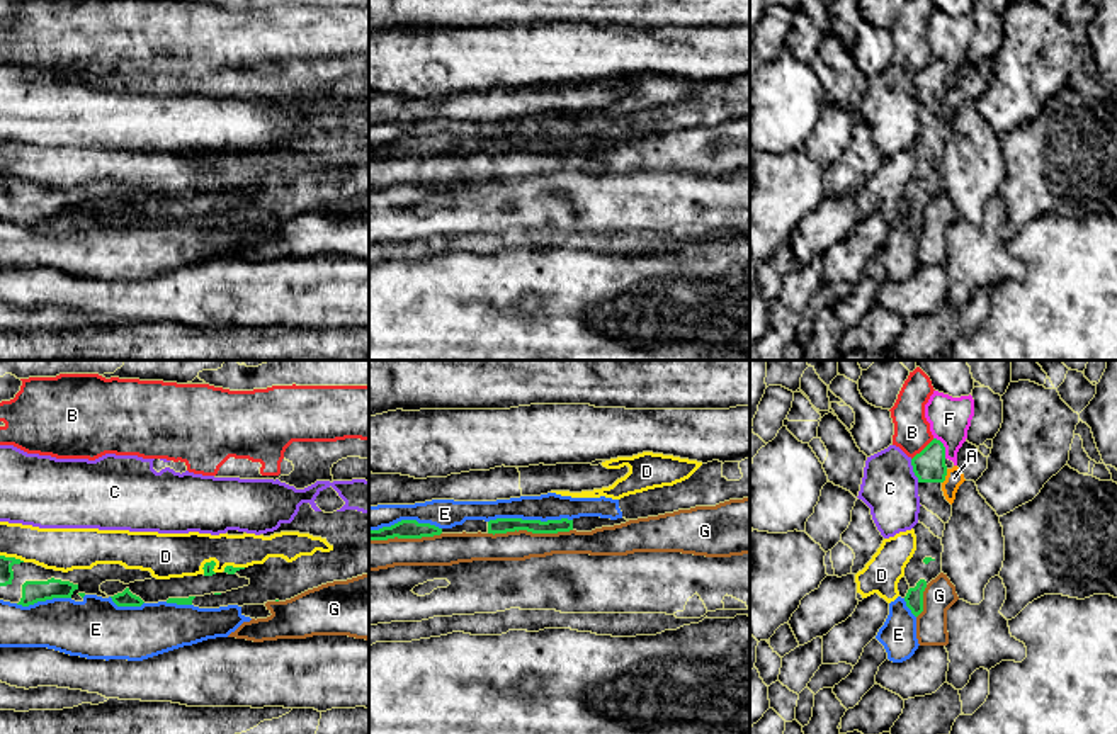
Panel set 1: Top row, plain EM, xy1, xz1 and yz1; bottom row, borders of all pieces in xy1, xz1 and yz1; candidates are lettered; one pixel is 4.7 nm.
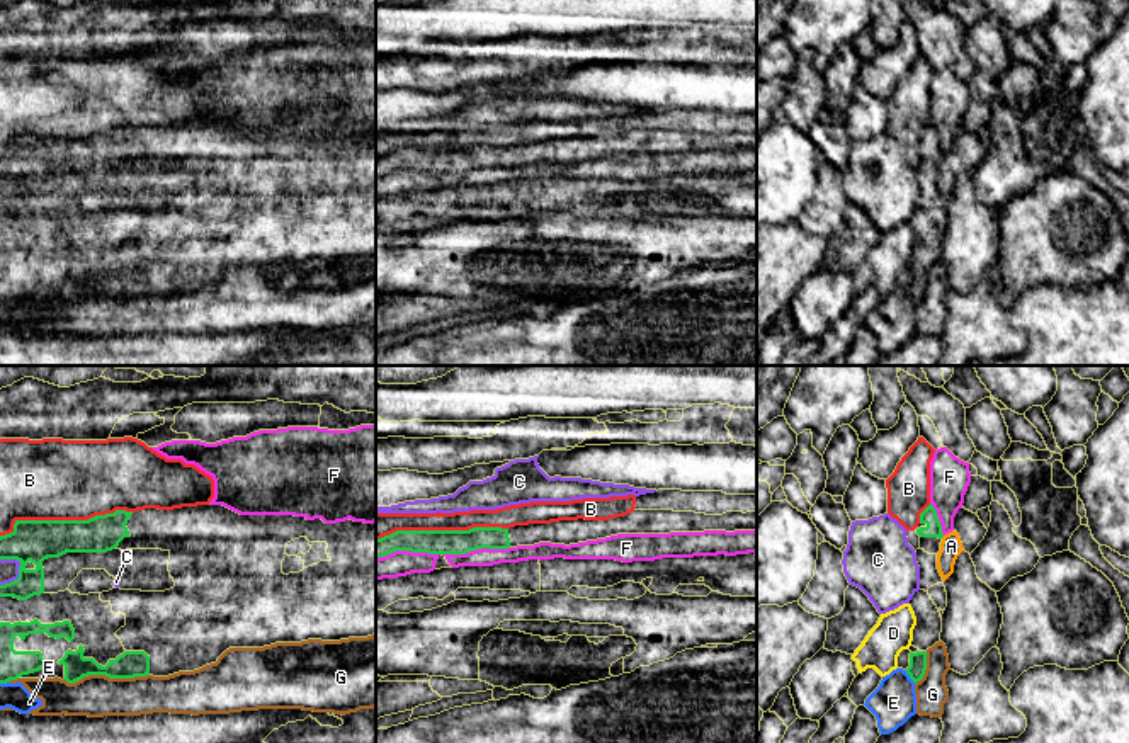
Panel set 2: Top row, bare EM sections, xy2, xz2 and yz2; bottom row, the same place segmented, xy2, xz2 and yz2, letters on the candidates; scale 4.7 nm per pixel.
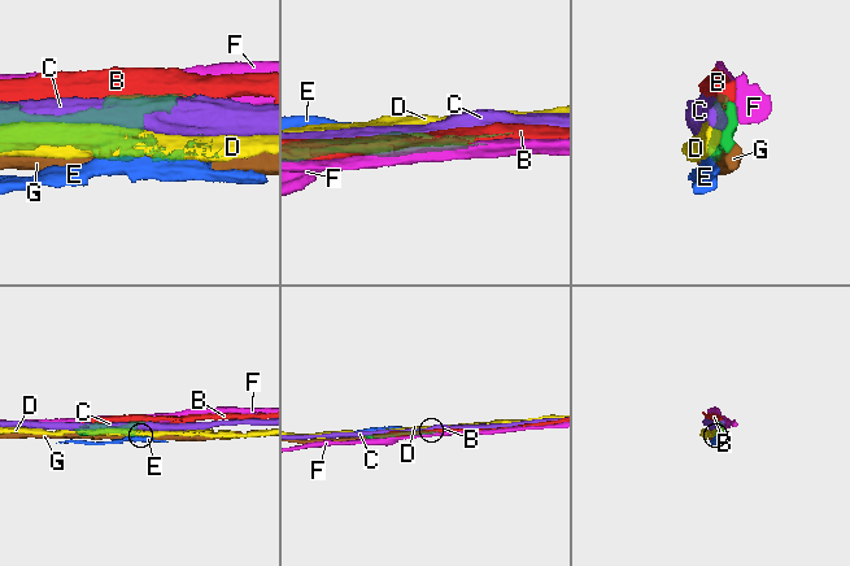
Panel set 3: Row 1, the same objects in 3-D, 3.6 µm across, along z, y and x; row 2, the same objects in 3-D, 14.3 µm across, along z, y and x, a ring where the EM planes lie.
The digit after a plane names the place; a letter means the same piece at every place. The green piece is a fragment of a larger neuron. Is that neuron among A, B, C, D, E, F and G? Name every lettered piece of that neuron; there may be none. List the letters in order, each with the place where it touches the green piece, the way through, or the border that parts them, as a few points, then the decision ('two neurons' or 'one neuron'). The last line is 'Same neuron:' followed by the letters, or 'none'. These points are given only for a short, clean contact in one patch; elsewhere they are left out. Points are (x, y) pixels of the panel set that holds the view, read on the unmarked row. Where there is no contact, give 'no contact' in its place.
A: contact yz1 (946, 94); two neurons
B: contact xy2 (65, 140); two neurons
C: contact yz1 (913, 90); two neurons
D: contact xy1 (204, 184); two neurons
E: contact xz1 (529, 140); two neurons
F: contact xz2 (475, 169); two neurons
G: contact xy2 (106, 294); two neurons
Same neuron: none

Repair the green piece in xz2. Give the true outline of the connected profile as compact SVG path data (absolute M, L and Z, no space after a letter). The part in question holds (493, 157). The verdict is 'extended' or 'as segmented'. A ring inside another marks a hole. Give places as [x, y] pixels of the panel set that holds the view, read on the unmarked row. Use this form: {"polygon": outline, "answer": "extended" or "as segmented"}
{"polygon": "M634 129L609 139L559 139L551 143L473 146L469 150L396 150L376 158L376 179L394 170L466 173L476 168L508 168L539 162L578 163L617 153L670 153L704 150L757 150L757 131L706 134L673 129Z", "answer": "extended"}

